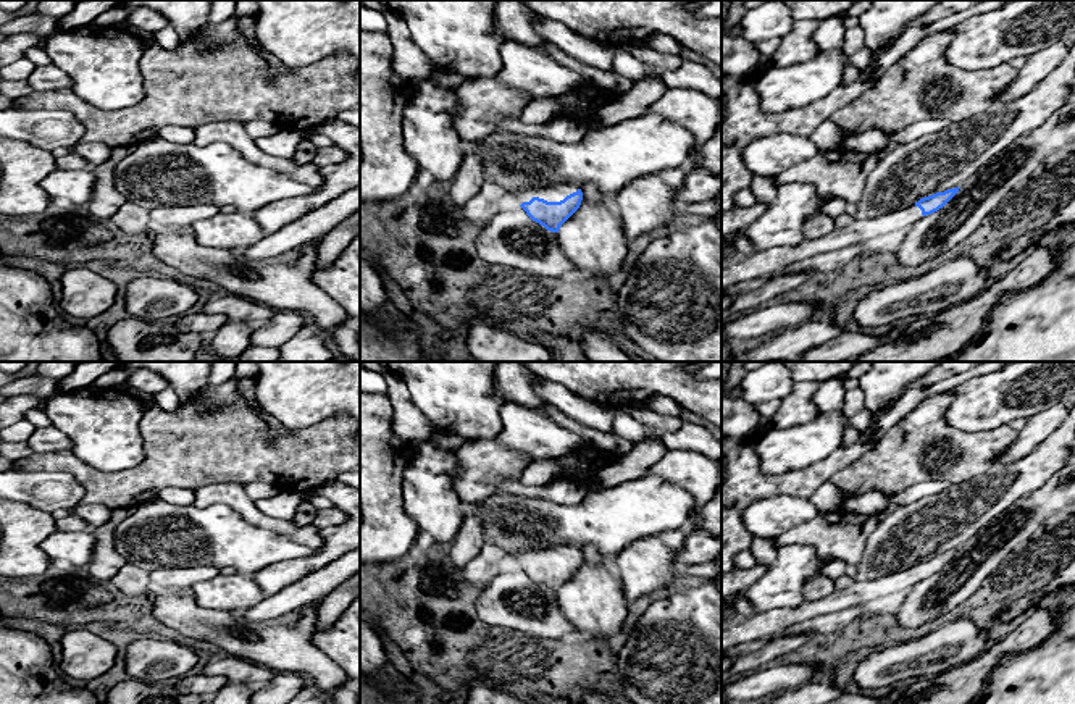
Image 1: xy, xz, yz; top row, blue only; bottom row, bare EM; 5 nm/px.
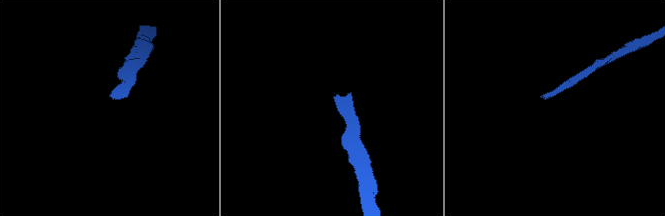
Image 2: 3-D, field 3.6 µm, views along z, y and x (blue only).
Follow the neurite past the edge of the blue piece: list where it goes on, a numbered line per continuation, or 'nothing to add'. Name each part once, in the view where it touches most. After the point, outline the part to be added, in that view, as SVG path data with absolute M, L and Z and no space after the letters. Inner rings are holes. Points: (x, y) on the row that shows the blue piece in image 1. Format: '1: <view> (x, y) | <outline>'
1: xz (552, 191) | M526 181L517 187L517 200L520 205L529 202L533 197L544 199L547 202L560 202L567 195L578 191L578 186L571 181Z

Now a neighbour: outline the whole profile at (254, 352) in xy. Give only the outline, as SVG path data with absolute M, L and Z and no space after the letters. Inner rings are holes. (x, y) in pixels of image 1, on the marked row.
M250 346L236 362L279 362L279 349Z

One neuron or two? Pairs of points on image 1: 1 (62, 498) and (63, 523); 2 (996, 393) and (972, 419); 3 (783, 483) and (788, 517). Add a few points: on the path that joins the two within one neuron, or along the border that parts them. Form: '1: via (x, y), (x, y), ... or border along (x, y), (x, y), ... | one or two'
1: border along (73, 511), (65, 514) | two
2: via (990, 399), (977, 412) | one
3: border along (807, 498), (773, 494), (761, 498), (749, 506) | two

